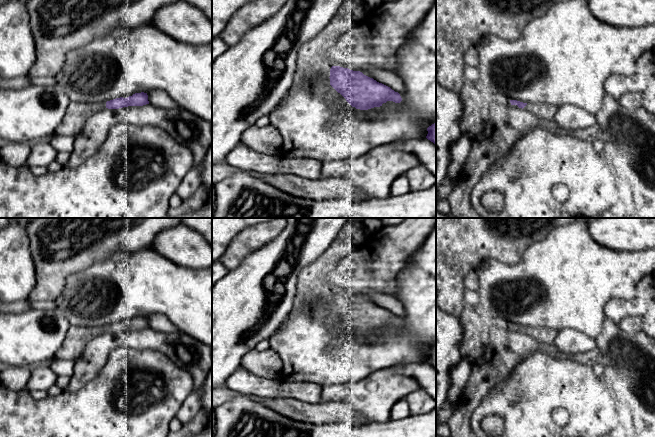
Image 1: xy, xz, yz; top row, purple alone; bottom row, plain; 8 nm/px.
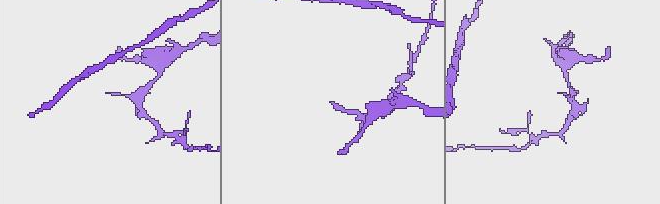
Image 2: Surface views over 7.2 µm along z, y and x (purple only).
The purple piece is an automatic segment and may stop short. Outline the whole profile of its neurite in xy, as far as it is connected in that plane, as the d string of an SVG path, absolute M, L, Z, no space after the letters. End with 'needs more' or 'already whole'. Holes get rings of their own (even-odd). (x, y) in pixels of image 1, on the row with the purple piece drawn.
M144 92L135 93L127 98L120 97L100 103L78 103L71 101L63 121L57 128L58 134L75 136L83 129L89 117L102 109L119 109L146 104L149 104L149 101L147 93Z; needs more

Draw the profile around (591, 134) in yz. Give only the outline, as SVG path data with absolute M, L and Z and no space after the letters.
M597 126L594 128L586 129L582 132L573 132L572 134L591 142L593 142L595 139L600 138L600 130Z

